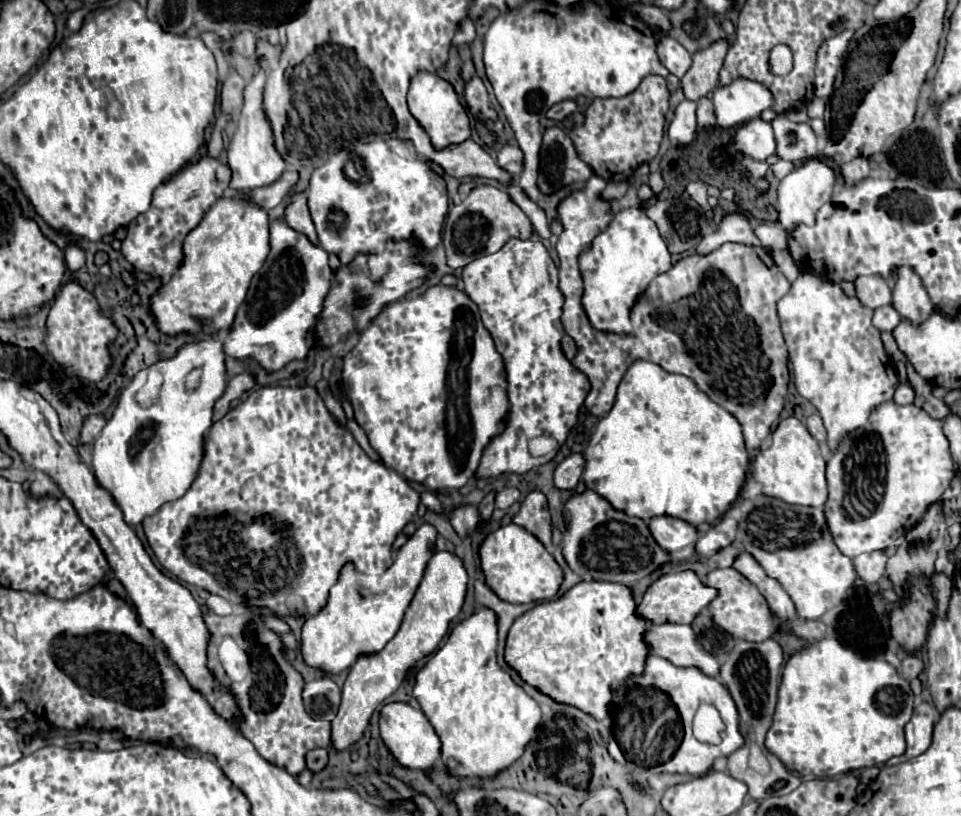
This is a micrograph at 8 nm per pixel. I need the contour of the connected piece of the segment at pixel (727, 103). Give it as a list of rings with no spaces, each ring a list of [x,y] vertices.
[[[738,78],[724,88],[716,88],[712,102],[718,126],[730,128],[746,120],[758,118],[762,110],[772,106],[772,94],[758,82]]]

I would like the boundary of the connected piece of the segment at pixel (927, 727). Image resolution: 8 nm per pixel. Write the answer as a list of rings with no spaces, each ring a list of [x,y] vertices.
[[[922,702],[922,704],[918,704],[914,708],[910,722],[904,726],[908,748],[906,748],[906,752],[902,756],[894,758],[894,764],[906,762],[906,760],[922,754],[930,746],[934,722],[938,720],[938,716],[940,716],[940,712],[932,704],[928,704],[928,702]]]

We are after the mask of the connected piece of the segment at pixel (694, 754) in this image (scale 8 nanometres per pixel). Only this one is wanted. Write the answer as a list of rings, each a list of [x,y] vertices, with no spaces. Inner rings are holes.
[[[650,654],[646,658],[644,672],[630,676],[626,682],[626,700],[630,700],[628,716],[624,720],[626,732],[620,738],[620,748],[626,760],[642,766],[646,770],[672,772],[672,774],[690,774],[702,776],[710,770],[712,762],[720,756],[728,756],[744,744],[744,738],[738,730],[738,712],[720,680],[706,676],[702,670],[688,666],[674,666],[666,658]],[[698,704],[712,704],[720,712],[726,728],[722,732],[722,742],[718,746],[698,742],[692,734],[692,718],[698,710]]]

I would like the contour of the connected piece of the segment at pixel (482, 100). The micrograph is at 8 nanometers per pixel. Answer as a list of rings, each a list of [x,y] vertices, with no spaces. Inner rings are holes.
[[[472,76],[472,78],[466,82],[464,98],[466,98],[466,102],[468,102],[468,108],[470,108],[472,116],[478,116],[483,122],[491,118],[497,118],[497,112],[490,108],[486,86],[484,86],[484,82],[482,82],[478,76]]]

